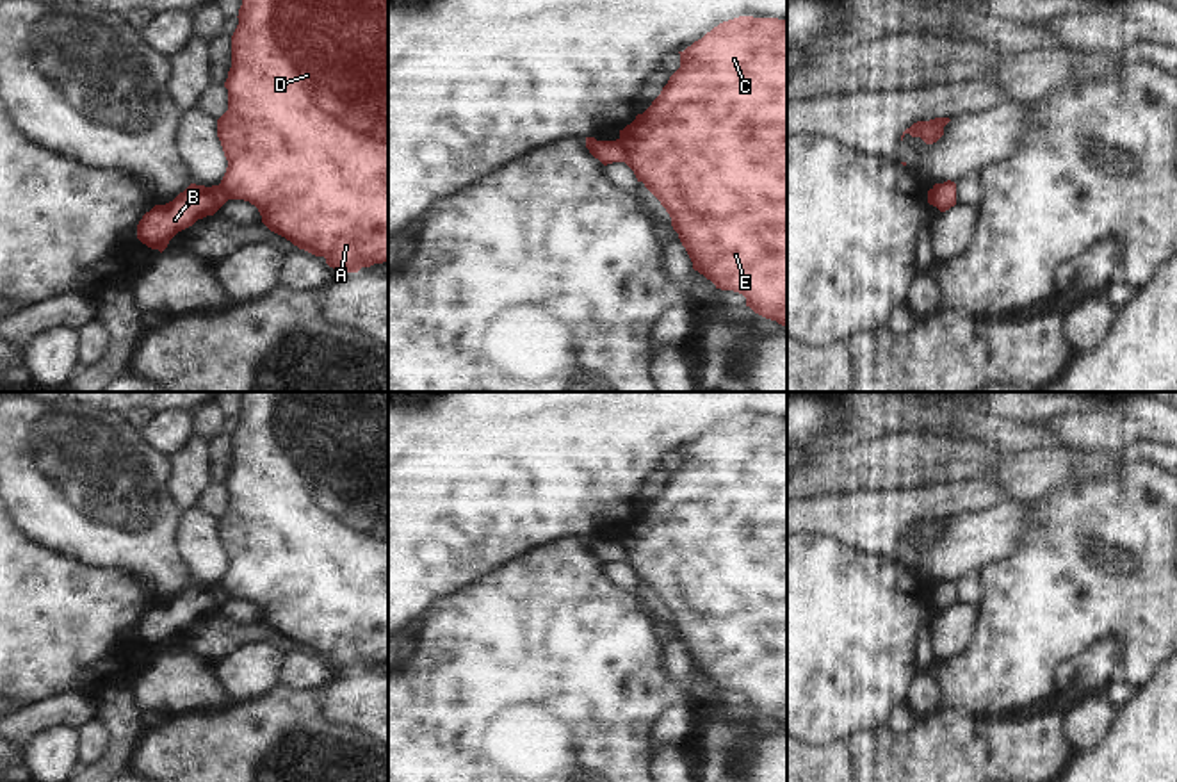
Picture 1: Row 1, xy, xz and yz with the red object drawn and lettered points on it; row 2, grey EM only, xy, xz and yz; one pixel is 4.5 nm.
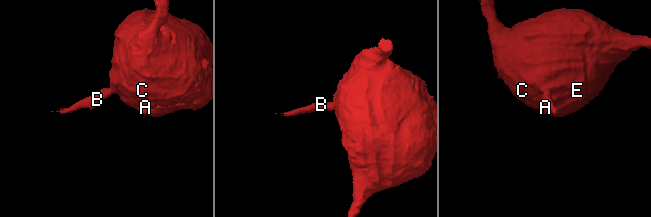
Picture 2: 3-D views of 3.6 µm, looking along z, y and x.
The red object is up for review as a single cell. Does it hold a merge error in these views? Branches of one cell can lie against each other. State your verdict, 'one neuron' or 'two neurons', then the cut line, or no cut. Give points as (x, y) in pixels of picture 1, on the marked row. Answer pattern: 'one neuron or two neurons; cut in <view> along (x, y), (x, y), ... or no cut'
two neurons; cut in xz along (618, 139), (625, 161)

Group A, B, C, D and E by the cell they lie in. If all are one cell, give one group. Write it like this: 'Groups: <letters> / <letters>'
Groups: A C D E / B

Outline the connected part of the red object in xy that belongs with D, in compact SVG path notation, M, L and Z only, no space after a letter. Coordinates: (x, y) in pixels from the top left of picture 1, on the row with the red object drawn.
M242 0L231 36L231 68L224 87L228 110L217 119L217 137L228 160L219 187L230 200L255 205L262 223L299 249L324 257L335 271L358 273L388 262L388 0Z

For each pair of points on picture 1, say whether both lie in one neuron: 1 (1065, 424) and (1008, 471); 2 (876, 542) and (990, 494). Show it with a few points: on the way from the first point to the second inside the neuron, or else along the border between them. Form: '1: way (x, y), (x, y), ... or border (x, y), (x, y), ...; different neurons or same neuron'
1: border (1056, 446), (1097, 453); different neurons
2: way (905, 513), (914, 505), (962, 497); same neuron

